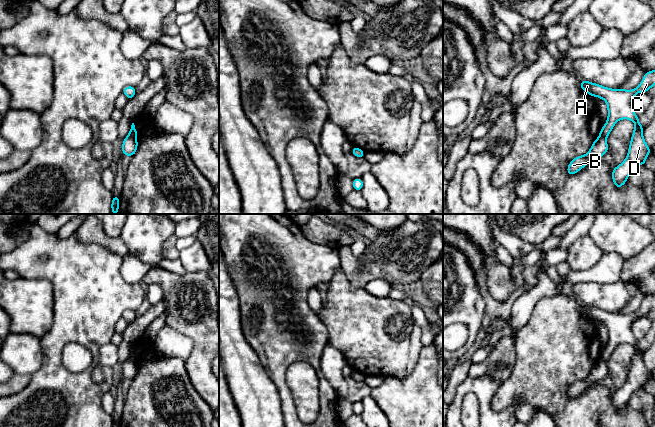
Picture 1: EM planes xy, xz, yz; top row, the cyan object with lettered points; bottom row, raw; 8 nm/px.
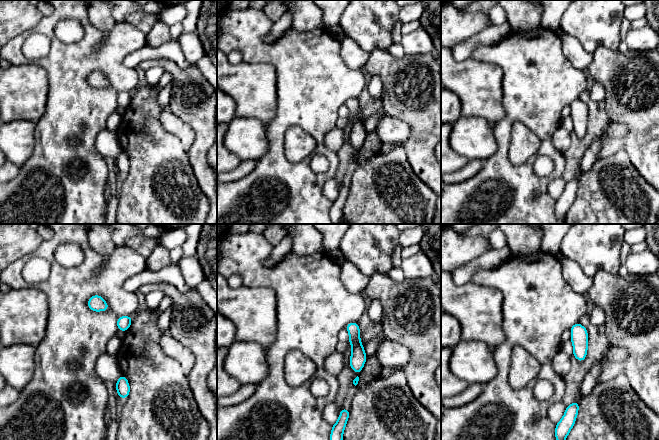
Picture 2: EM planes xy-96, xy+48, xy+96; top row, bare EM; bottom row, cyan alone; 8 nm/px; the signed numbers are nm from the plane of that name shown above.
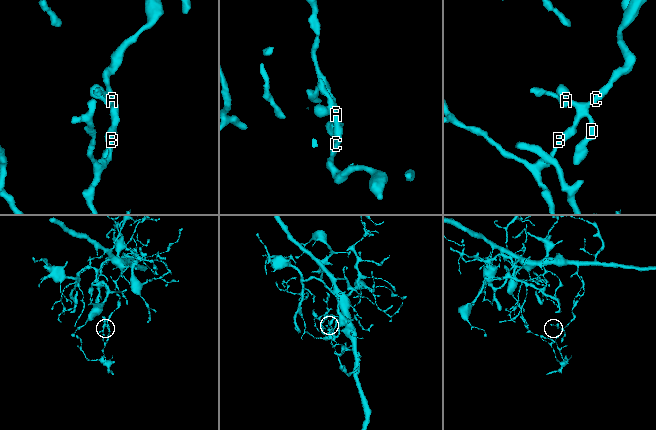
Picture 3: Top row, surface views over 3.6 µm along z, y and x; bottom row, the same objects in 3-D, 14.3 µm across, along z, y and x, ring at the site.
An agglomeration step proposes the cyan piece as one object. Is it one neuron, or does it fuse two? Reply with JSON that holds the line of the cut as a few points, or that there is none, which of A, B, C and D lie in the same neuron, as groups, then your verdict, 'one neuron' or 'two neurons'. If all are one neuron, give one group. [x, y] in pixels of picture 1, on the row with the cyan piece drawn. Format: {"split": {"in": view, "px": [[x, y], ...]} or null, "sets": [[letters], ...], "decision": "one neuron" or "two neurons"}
{"split": {"in": "xy", "px": [[129, 134], [135, 138]]}, "sets": [["A", "C", "D"], ["B"]], "decision": "two neurons"}

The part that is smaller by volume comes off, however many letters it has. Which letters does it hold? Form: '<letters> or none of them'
B

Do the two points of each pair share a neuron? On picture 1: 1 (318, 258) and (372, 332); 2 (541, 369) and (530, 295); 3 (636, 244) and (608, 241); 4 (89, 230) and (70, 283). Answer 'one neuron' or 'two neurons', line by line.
1: two neurons
2: two neurons
3: one neuron
4: two neurons

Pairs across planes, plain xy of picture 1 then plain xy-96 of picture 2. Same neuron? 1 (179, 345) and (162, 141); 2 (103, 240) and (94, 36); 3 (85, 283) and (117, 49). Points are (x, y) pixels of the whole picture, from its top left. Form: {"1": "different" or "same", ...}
{"1": "different", "2": "different", "3": "same"}

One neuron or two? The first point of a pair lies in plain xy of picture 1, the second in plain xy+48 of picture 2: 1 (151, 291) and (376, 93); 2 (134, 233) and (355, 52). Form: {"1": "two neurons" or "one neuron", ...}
{"1": "one neuron", "2": "two neurons"}

